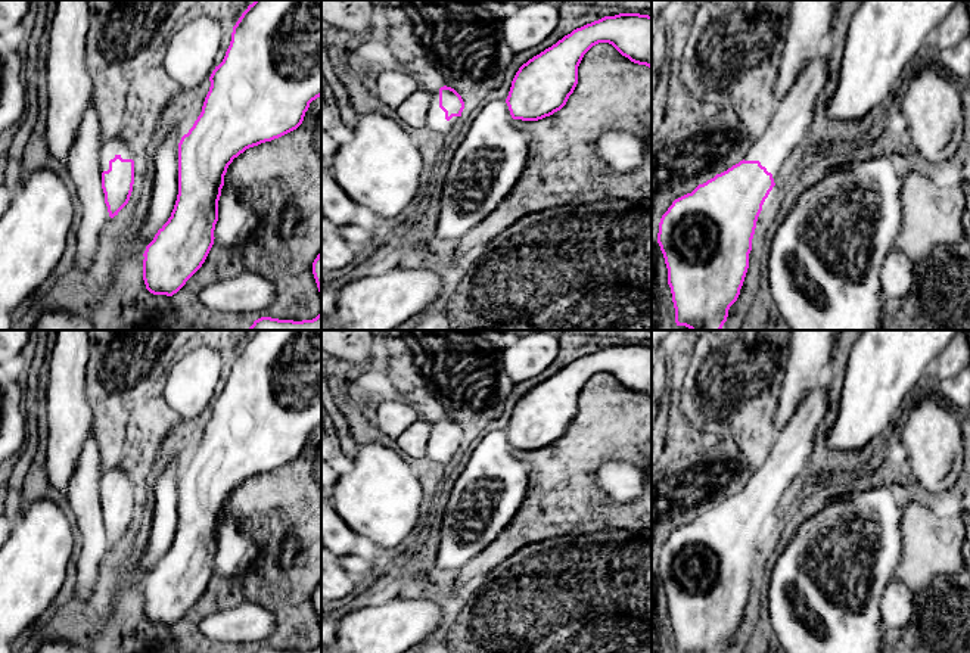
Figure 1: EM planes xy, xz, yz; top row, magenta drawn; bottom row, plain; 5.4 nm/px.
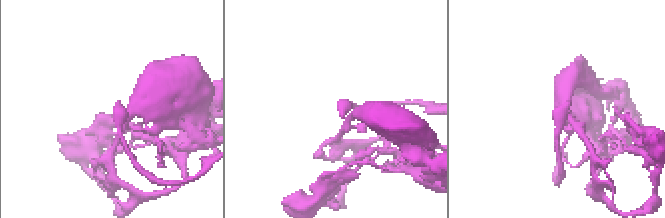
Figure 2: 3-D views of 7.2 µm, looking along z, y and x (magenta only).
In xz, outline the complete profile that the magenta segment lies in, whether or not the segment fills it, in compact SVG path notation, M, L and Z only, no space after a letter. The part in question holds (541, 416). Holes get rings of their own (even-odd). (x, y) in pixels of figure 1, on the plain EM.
M604 346L529 389L516 402L506 429L512 448L538 451L560 441L578 414L584 385L599 373L609 373L631 392L652 398L652 346Z

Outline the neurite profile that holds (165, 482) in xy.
M174 458L153 476L153 522L150 537L140 560L130 569L128 582L143 585L159 559L168 551L178 525L180 458Z

